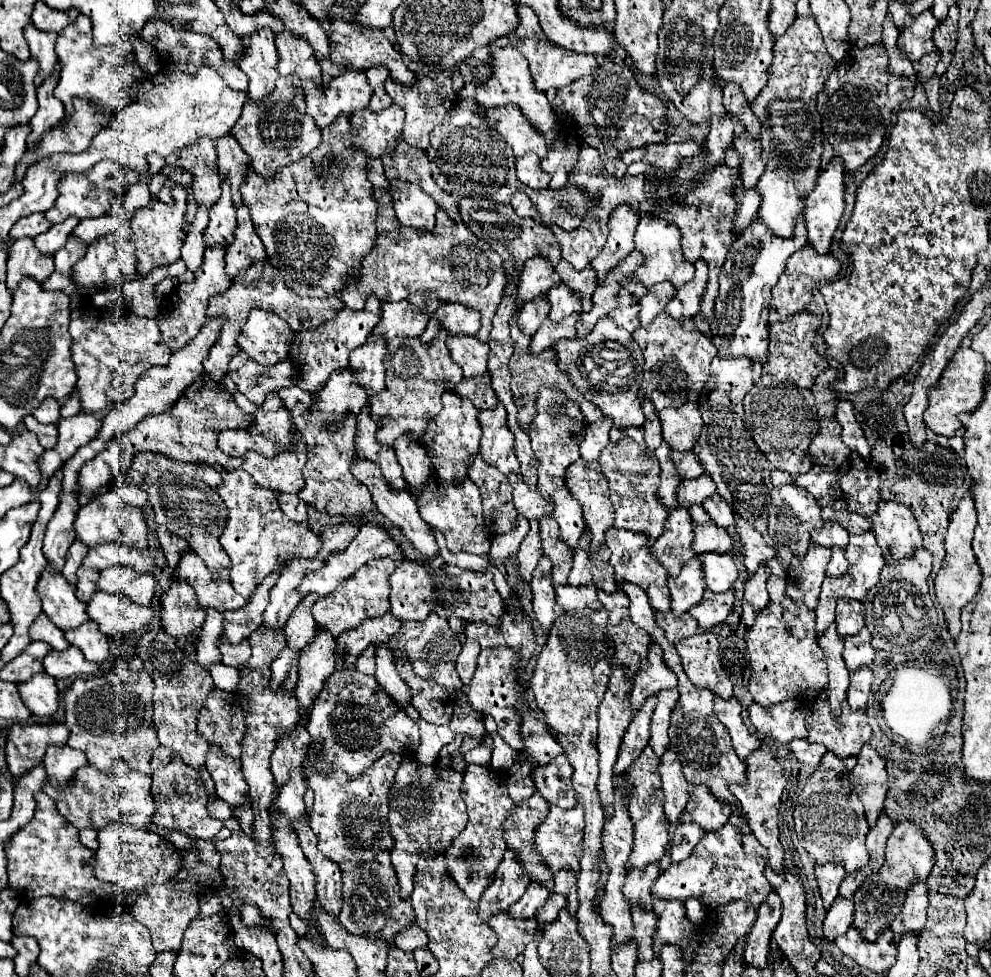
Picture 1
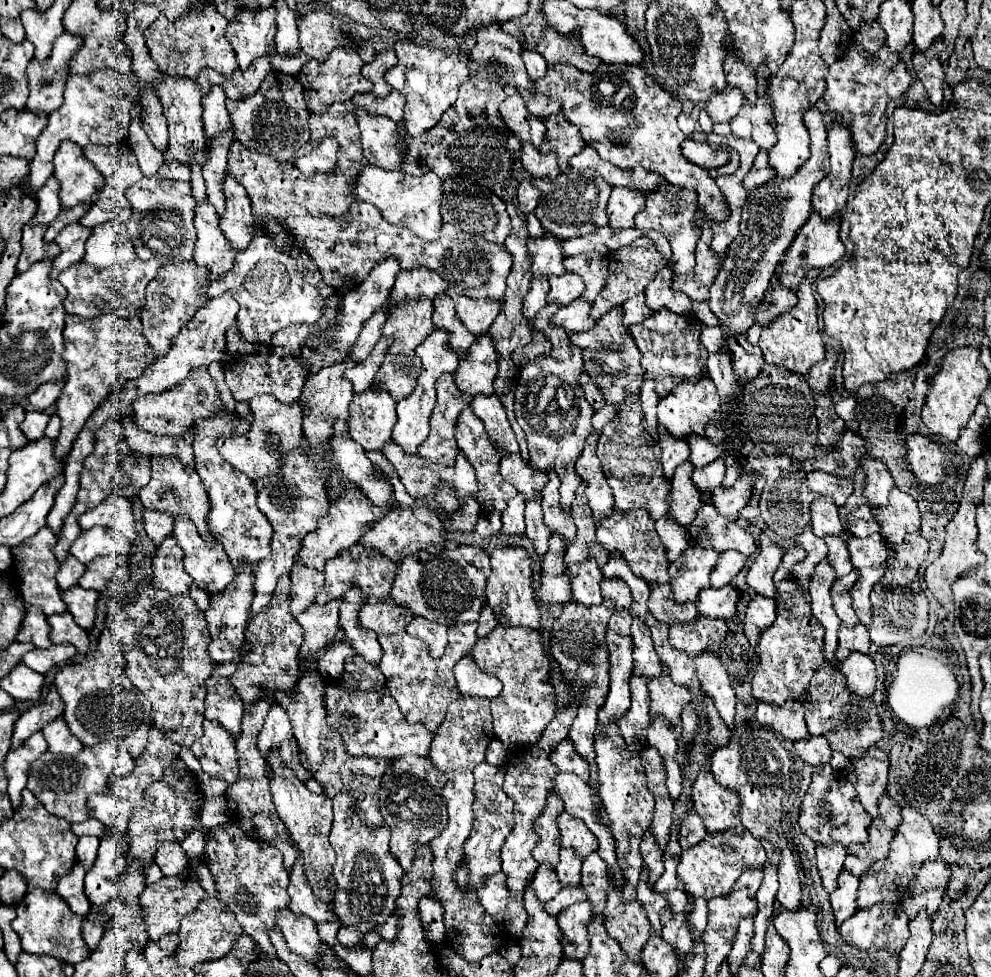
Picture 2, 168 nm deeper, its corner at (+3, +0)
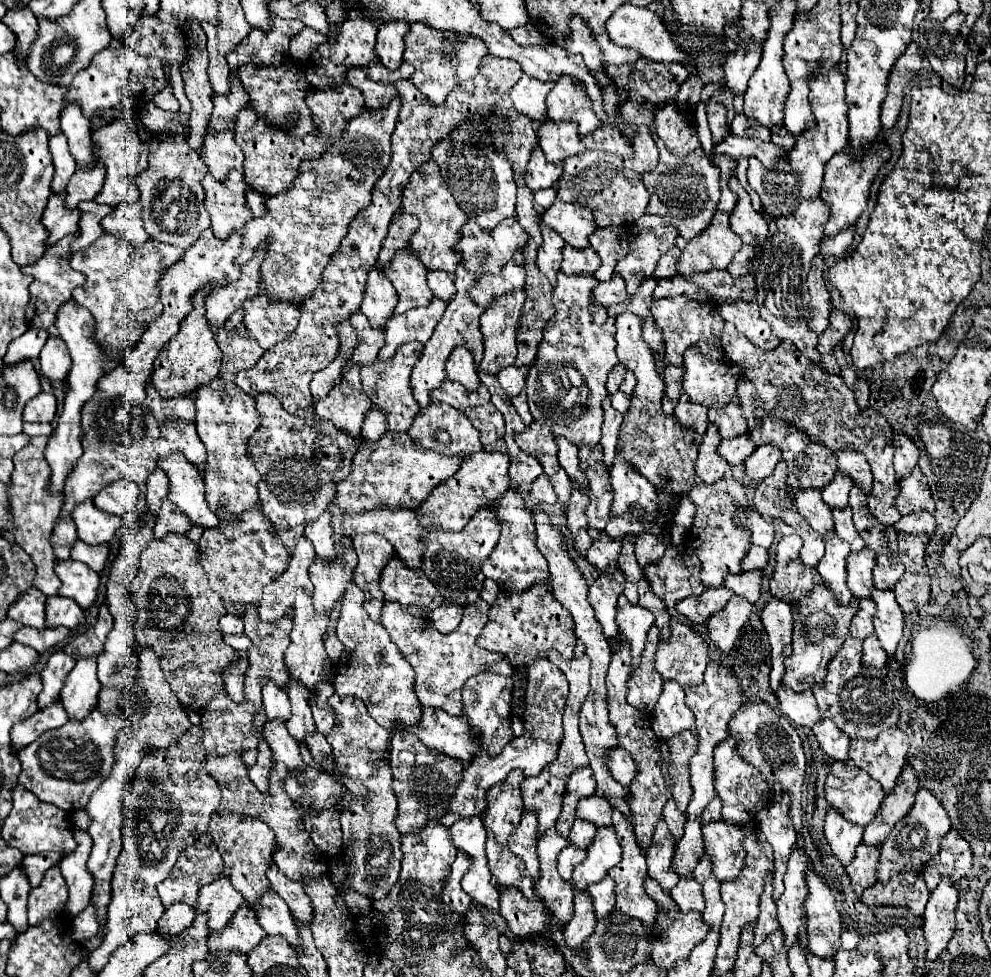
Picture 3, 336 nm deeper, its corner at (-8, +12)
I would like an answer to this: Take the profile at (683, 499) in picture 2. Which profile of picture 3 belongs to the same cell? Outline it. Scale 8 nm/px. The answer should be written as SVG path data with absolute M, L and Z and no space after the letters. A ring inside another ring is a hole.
M708 425L708 431L702 439L702 443L698 445L698 459L696 459L696 475L704 481L704 483L714 483L718 479L724 477L724 473L728 471L728 463L724 463L724 459L716 453L716 447L720 443L720 435L718 429L714 425Z

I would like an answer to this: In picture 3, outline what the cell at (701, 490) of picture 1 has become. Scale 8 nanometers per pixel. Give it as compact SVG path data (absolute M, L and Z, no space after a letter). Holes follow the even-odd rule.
M740 435L728 441L722 441L718 447L718 455L722 455L722 459L728 465L740 465L744 463L744 459L748 455L752 455L752 451L756 449L756 445L752 443L752 439L748 435Z

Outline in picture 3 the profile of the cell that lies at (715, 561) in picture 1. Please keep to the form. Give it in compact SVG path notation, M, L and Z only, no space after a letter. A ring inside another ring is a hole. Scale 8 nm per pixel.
M752 545L748 555L744 555L742 559L742 569L744 571L754 571L754 569L764 569L768 561L768 551L764 547L756 547Z

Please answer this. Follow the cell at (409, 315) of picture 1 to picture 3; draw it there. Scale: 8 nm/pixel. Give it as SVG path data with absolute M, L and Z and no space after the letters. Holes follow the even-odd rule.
M428 161L426 165L420 165L406 183L400 199L402 213L412 213L418 217L420 227L410 239L410 251L424 263L428 271L448 271L454 273L460 263L460 253L452 251L452 245L460 239L460 227L466 223L464 211L456 205L456 199L448 191L444 177L440 175L440 167L436 167L436 161Z

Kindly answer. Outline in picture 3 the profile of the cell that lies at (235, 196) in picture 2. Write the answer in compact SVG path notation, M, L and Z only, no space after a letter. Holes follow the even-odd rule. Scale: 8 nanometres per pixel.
M208 129L204 137L204 157L202 159L208 165L212 177L220 181L228 177L228 171L242 171L244 153L234 141L234 131L214 133L212 129Z

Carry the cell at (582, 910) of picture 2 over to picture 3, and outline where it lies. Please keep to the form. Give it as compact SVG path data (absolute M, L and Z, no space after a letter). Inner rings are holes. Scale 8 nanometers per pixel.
M606 877L600 883L592 883L592 887L588 887L586 891L592 897L596 919L598 921L604 919L614 907L614 881L610 877Z

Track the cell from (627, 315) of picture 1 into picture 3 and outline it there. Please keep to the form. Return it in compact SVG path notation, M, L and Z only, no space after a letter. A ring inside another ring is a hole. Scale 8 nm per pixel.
M708 271L704 275L676 275L670 279L656 279L654 299L672 297L672 295L688 295L696 301L726 301L726 299L744 299L752 301L756 291L756 283L752 275L744 279L732 279L728 271Z

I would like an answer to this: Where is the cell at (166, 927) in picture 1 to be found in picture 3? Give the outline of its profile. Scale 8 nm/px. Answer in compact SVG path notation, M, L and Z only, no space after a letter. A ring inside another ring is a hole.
M208 833L200 835L198 839L198 845L190 845L182 855L180 859L176 861L176 865L172 867L168 879L164 879L158 887L158 895L162 899L162 905L168 909L170 905L174 903L186 903L190 907L196 907L196 897L198 897L198 891L204 883L214 883L216 879L220 879L220 873L222 873L222 859L220 859L220 853L216 849L216 843L212 843L212 837Z

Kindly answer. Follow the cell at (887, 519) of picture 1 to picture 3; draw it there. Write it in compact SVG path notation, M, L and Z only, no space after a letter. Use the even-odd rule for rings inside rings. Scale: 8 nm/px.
M914 467L914 471L908 477L900 479L900 493L896 497L894 507L902 515L916 511L930 511L930 513L934 511L934 499L926 485L924 473L918 467Z

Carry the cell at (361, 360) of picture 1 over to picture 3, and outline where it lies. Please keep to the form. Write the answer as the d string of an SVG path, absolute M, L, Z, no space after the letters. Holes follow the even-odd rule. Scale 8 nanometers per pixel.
M372 269L368 273L366 293L360 305L360 311L368 317L372 329L384 329L388 319L394 315L396 303L398 303L398 295L392 283L388 281L388 277Z

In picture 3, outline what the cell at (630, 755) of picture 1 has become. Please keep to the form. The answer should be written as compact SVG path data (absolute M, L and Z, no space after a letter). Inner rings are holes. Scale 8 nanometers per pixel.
M656 625L650 627L648 639L646 639L646 649L642 653L642 667L632 673L628 681L628 703L636 707L638 711L644 711L644 715L650 715L656 707L656 699L660 697L662 691L662 679L656 675L656 669L652 667L654 663L654 653L658 645L658 629Z

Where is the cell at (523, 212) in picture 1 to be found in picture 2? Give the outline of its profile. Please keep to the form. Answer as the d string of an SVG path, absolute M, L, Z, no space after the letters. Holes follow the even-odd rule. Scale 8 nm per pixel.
M523 181L521 185L519 185L519 193L517 193L517 199L519 199L519 211L521 213L531 213L531 211L535 211L535 207L537 207L537 203L539 203L539 197L541 197L541 191L535 187L535 185L531 185L529 181Z

